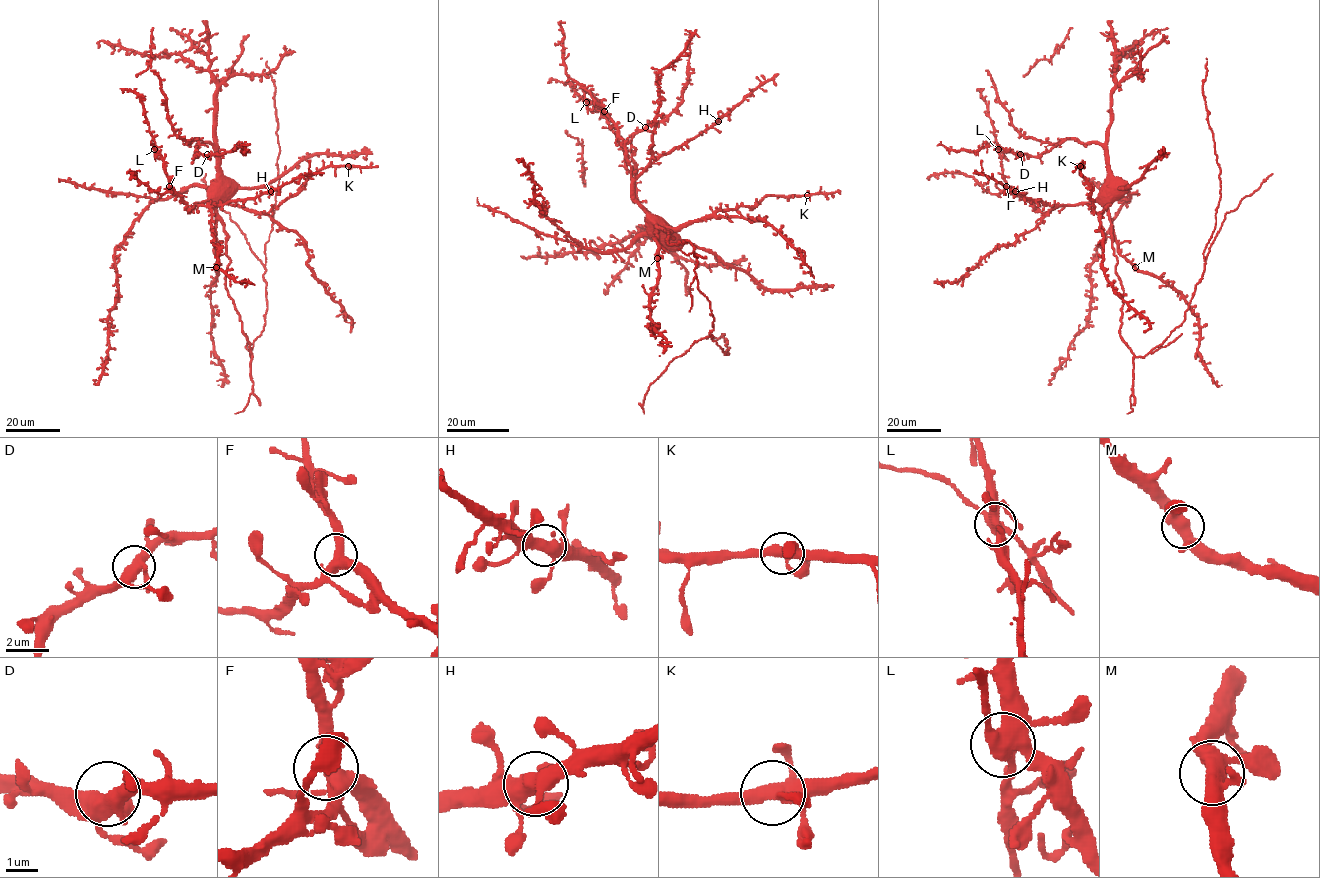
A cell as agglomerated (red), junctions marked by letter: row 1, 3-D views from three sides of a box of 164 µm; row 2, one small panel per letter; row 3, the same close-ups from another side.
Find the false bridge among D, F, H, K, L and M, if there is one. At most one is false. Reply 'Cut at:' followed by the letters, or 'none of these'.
Cut at: L

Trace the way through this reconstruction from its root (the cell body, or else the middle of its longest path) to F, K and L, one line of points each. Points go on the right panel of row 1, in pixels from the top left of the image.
F: (1114, 184), (1109, 184), (1095, 200), (1057, 206), (1046, 212), (1040, 212), (1006, 186)
K: (1114, 184), (1112, 198), (1097, 213), (1090, 198), (1090, 186), (1080, 174), (1080, 166)
L: (1114, 184), (1109, 184), (1092, 201), (1040, 212), (1007, 186), (998, 149)

